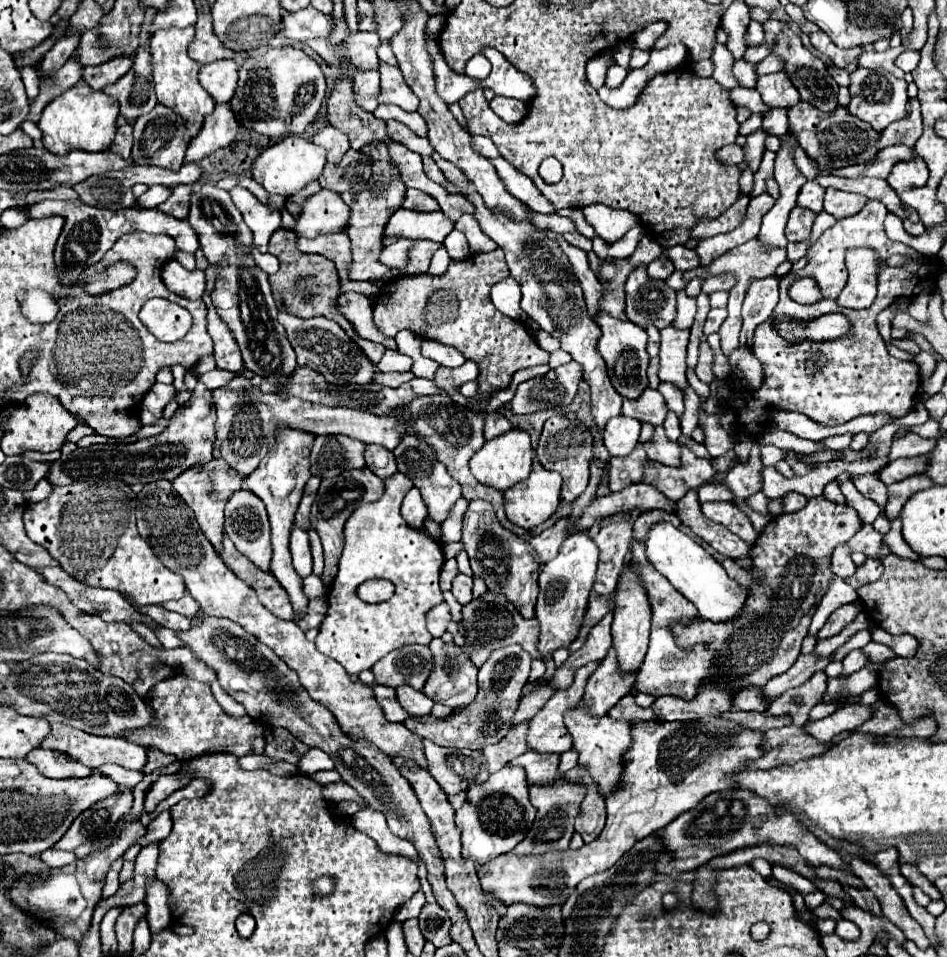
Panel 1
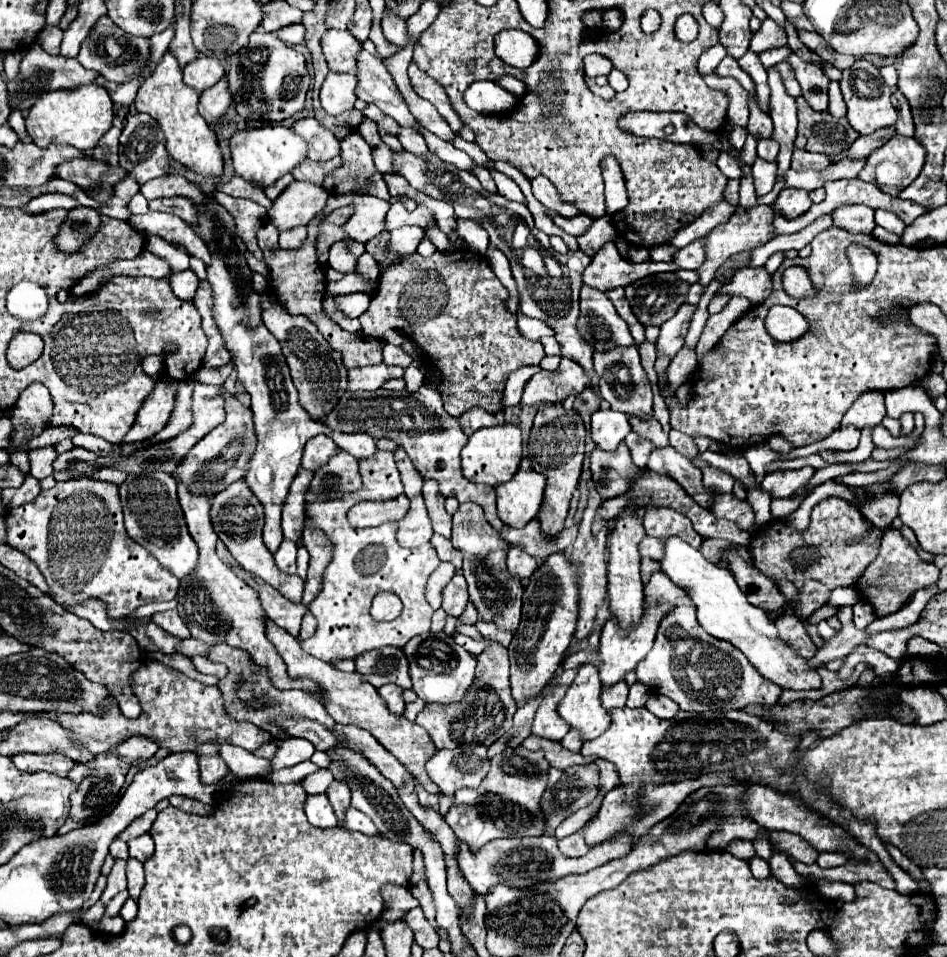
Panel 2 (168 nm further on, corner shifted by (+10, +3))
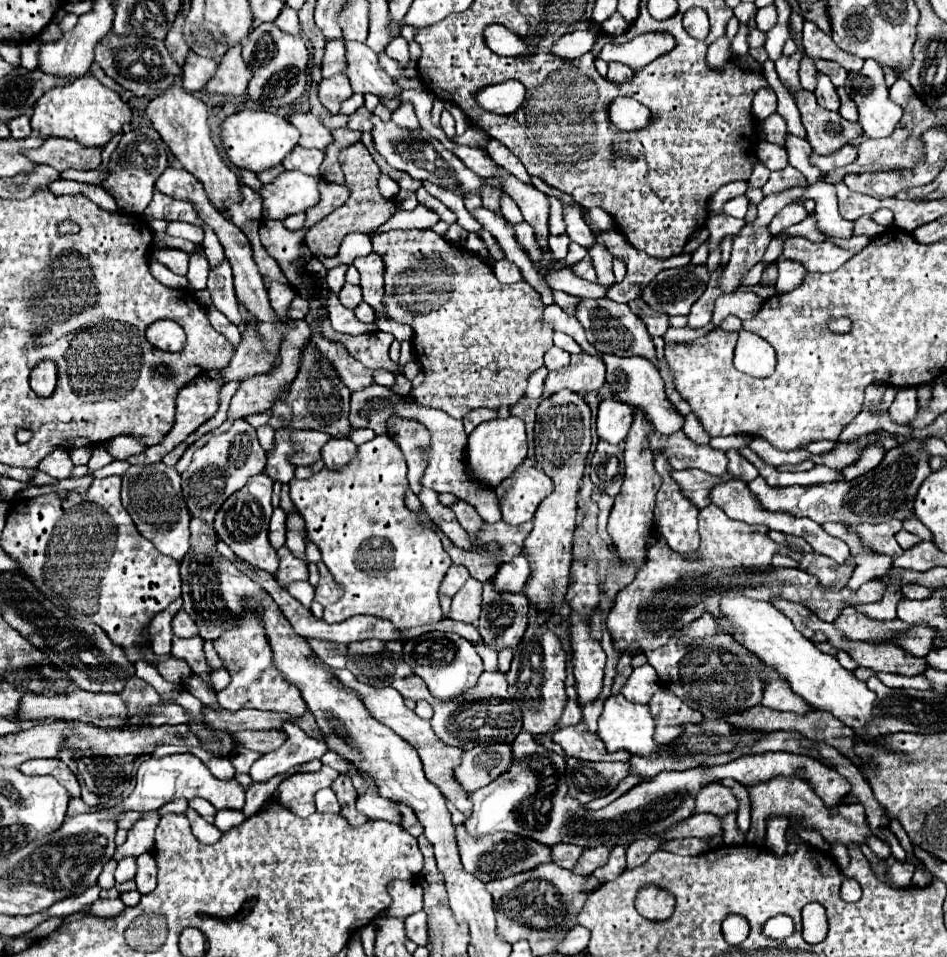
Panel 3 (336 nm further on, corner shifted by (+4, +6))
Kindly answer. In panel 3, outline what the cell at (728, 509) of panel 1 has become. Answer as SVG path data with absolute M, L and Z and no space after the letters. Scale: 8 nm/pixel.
M909 439L885 453L883 463L869 471L867 475L853 481L839 483L819 483L819 485L791 485L791 487L771 487L763 477L749 483L751 493L757 495L767 511L787 511L795 517L809 517L815 523L839 521L845 525L855 523L883 523L889 519L909 519L913 515L913 501L921 483L931 475L929 459L931 455L923 449L925 441Z

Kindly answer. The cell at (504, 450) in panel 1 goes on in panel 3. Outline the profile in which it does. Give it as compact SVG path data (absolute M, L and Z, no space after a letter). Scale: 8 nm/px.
M509 415L505 419L491 419L491 421L477 425L475 431L469 435L467 455L469 455L469 465L473 469L475 479L479 479L481 483L487 483L491 487L497 487L527 457L525 423L519 417Z

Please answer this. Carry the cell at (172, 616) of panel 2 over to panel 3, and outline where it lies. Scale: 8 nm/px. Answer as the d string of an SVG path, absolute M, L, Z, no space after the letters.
M183 609L173 619L173 631L175 631L177 637L195 637L195 635L199 635L197 625L193 623L193 619Z

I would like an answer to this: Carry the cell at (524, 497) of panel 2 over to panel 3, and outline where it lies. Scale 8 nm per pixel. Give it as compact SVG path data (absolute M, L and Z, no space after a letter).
M519 465L511 477L495 487L503 521L521 525L533 519L539 503L551 495L553 481L539 467Z

